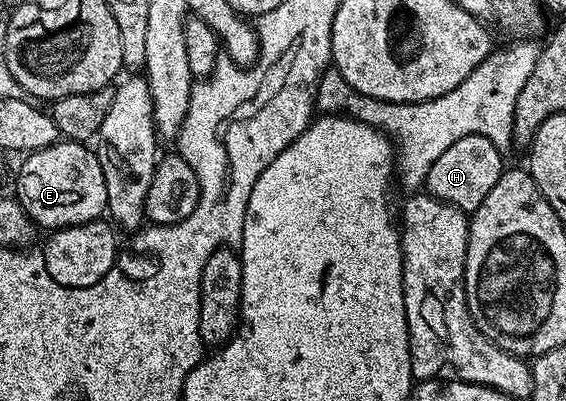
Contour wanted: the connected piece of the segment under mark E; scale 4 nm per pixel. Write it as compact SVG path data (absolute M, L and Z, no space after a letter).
M59 140L48 148L27 153L22 162L22 171L18 174L18 191L16 197L22 203L30 221L39 227L47 226L53 232L64 226L75 226L85 222L101 219L107 213L106 189L104 188L104 172L100 168L100 160L89 145L69 140Z

